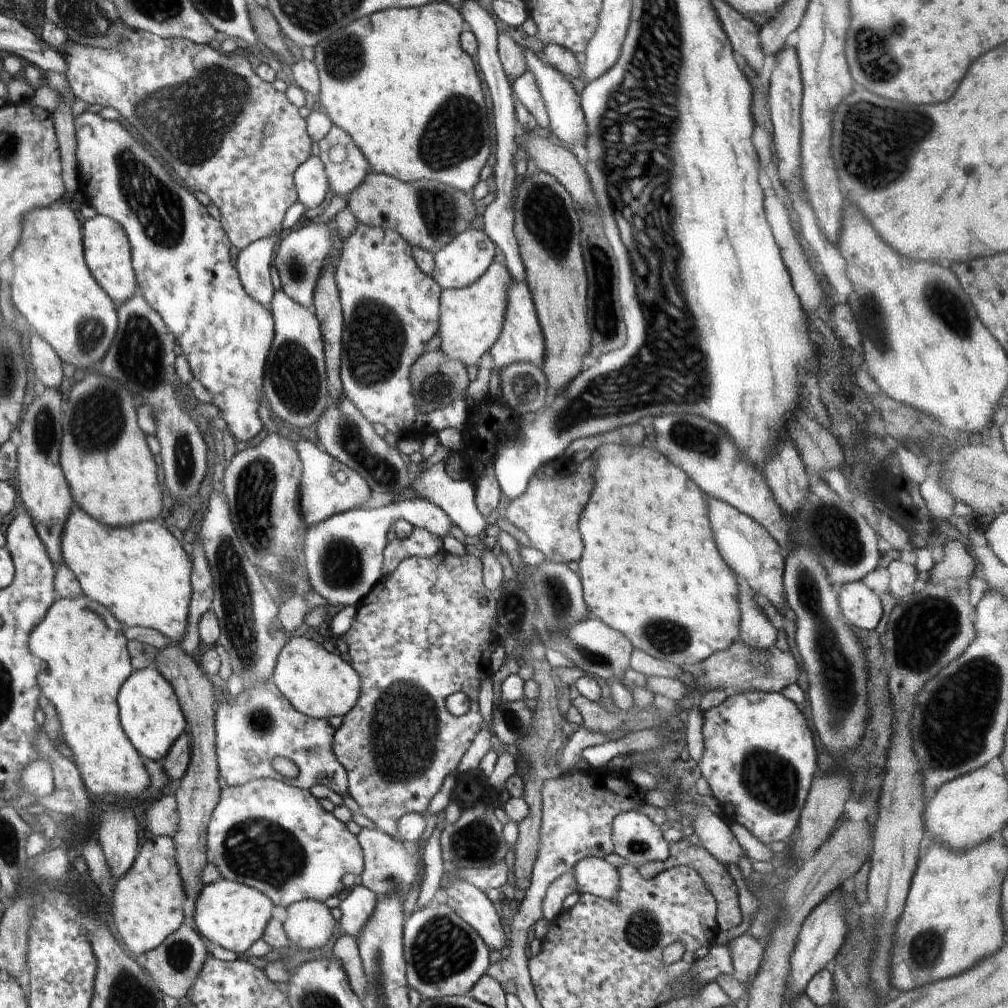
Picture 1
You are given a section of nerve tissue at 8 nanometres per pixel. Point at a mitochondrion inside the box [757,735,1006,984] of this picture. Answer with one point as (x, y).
(927, 947)

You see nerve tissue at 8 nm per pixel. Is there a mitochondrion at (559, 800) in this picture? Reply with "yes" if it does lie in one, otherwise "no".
no

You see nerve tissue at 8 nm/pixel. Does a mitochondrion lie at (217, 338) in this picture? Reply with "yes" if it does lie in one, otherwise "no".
no

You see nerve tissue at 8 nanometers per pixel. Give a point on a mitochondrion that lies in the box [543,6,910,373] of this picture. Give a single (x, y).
(877, 46)

